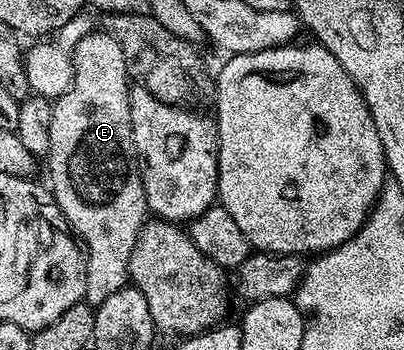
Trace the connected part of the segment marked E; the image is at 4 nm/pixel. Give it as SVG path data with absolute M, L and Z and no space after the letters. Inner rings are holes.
M93 29L76 42L70 54L73 83L64 95L52 103L50 145L46 160L52 170L50 190L64 215L64 223L78 236L83 250L84 247L88 250L88 264L83 268L86 273L85 296L89 300L99 301L129 286L130 253L134 253L134 241L150 212L140 176L140 164L136 162L136 150L132 144L130 74L122 45L118 45L115 37L107 31Z

